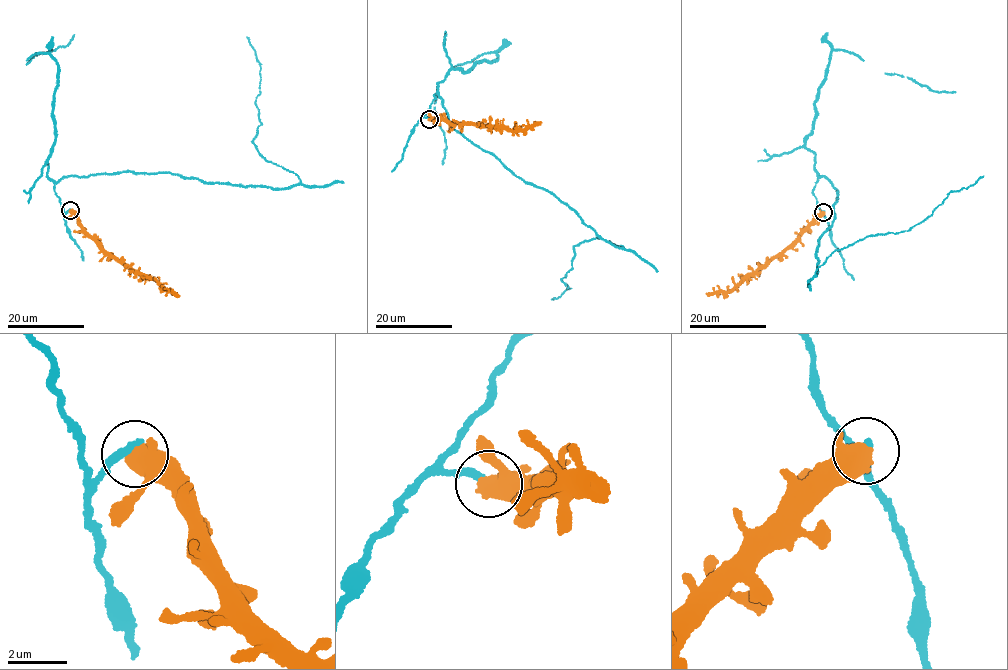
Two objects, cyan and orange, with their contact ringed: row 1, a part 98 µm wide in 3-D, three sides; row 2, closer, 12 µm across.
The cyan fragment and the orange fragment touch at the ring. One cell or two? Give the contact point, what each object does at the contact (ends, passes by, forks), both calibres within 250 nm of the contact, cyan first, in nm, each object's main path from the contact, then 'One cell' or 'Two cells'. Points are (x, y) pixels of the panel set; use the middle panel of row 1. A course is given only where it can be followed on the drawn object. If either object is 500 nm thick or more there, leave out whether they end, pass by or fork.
Place: (429, 119). Thickness 300 nm (cyan) against 750 nm. Course of cyan: (430, 118), (436, 94), (454, 129), (622, 245), (596, 237), (575, 246), (561, 281), (569, 288), (551, 299). Course of orange: (430, 119), (523, 131), (542, 122). Two cells

